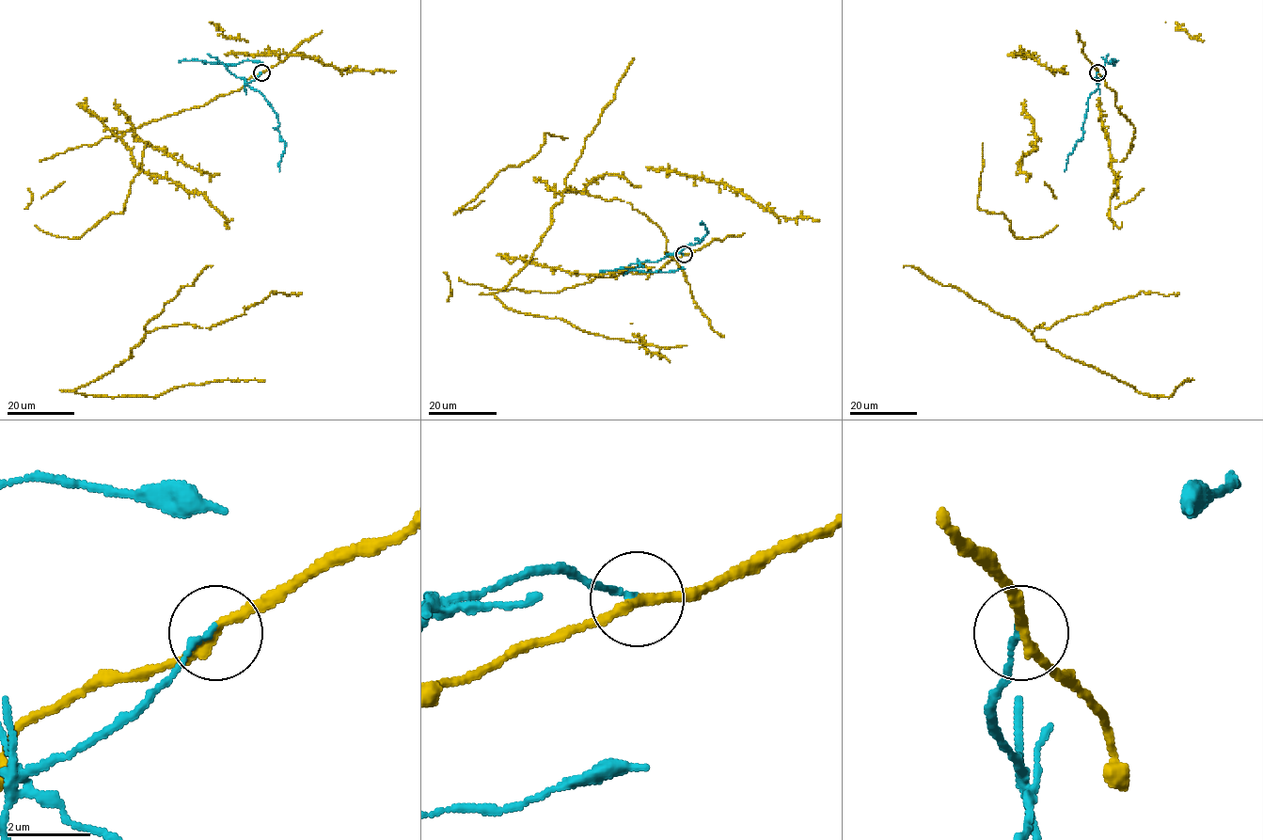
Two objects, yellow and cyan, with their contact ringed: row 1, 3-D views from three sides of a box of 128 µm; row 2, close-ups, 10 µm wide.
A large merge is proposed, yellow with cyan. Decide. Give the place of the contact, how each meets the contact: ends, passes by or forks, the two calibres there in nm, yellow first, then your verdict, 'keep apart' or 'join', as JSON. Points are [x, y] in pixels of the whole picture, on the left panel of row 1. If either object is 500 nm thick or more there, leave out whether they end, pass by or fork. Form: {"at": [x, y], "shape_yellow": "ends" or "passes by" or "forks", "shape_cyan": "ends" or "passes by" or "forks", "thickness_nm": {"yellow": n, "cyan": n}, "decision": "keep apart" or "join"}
{"at": [261, 72], "shape_yellow": "passes by", "shape_cyan": "ends", "thickness_nm": {"yellow": 240, "cyan": 150}, "decision": "keep apart"}

